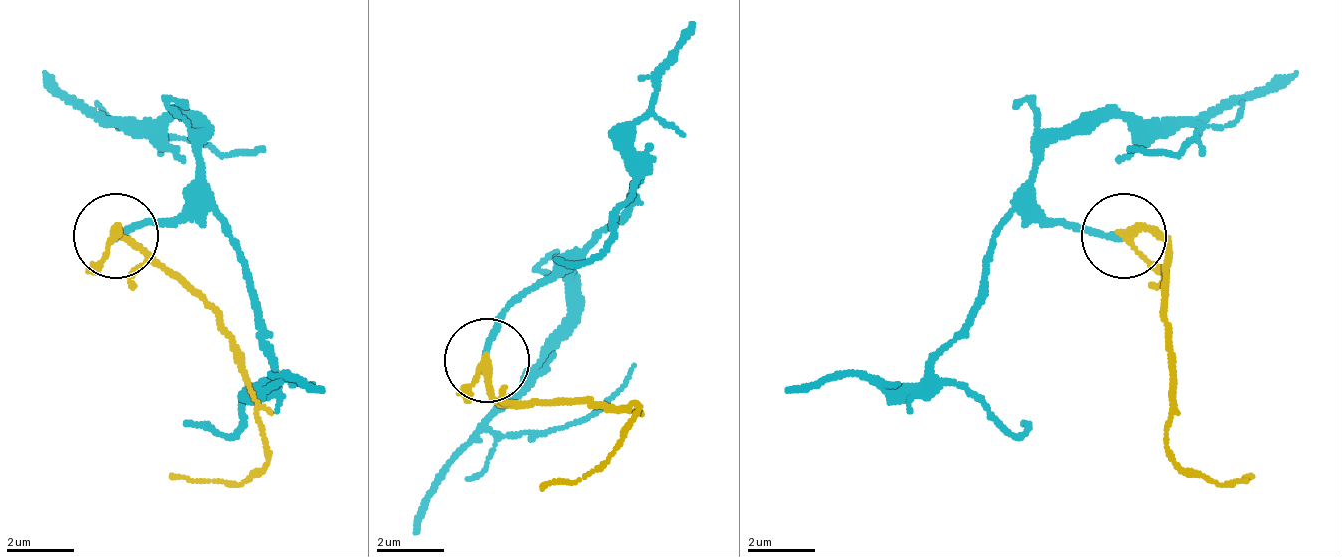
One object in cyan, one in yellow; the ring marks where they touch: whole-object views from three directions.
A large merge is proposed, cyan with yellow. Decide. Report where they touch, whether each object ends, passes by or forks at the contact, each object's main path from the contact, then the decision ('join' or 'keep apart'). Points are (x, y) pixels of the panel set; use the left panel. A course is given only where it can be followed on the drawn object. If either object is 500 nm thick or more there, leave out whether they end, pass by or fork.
place (116, 235); cyan ends; yellow passes by; course cyan (114, 242), (156, 225), (190, 199), (198, 165), (181, 115), (122, 123), (198, 140), (224, 157), (266, 148); course yellow (114, 233), (215, 318), (266, 453), (249, 478), (173, 470); join

